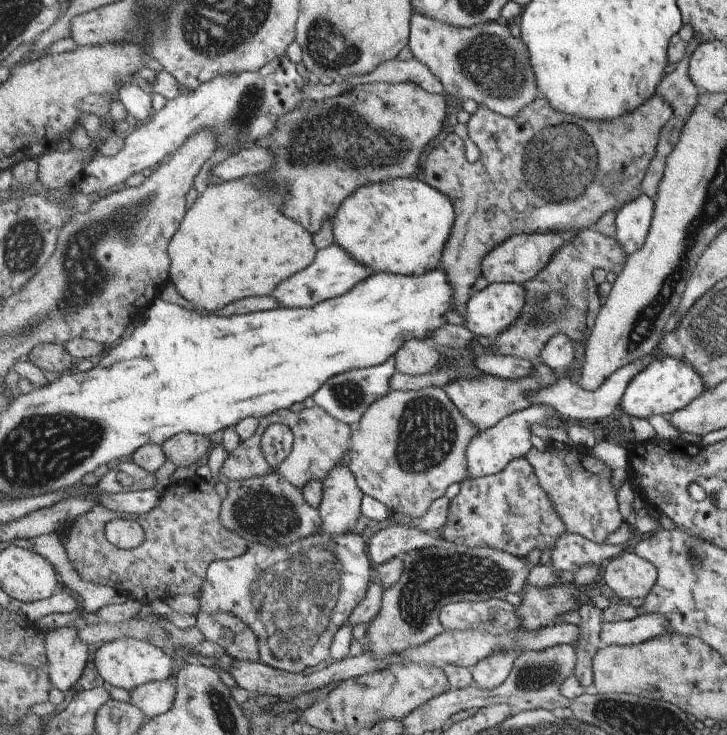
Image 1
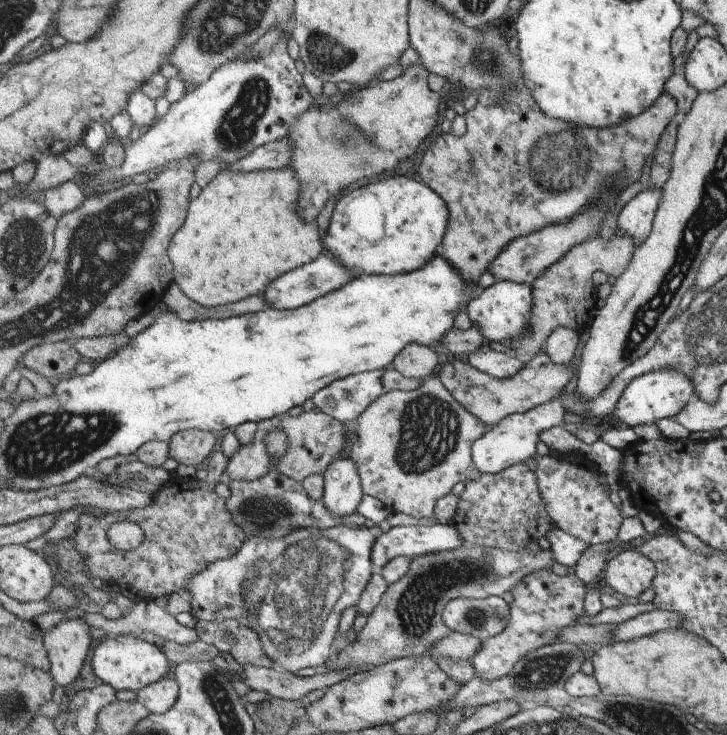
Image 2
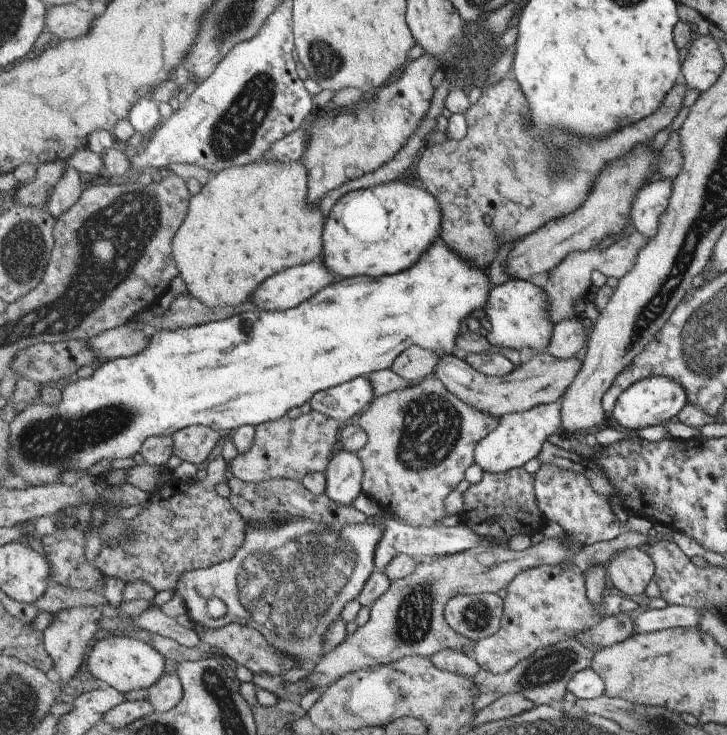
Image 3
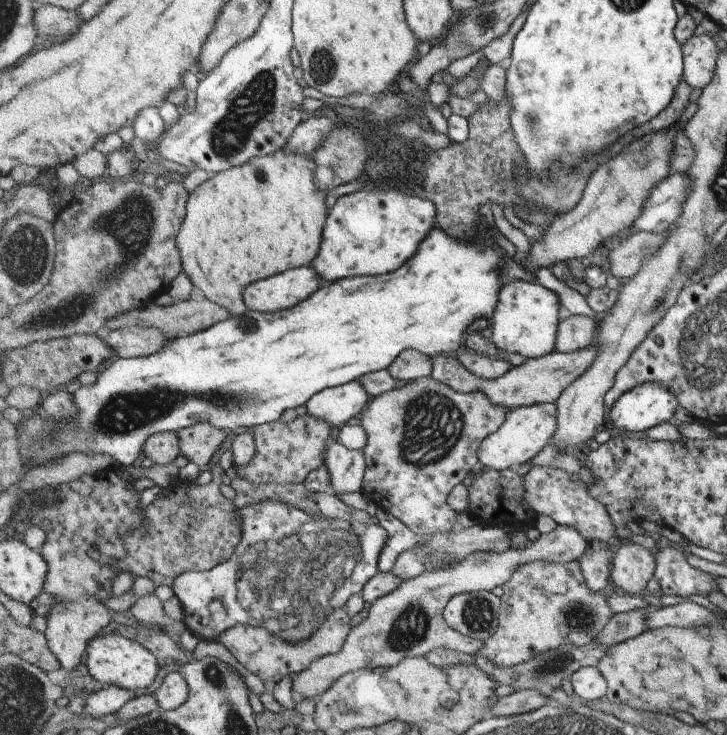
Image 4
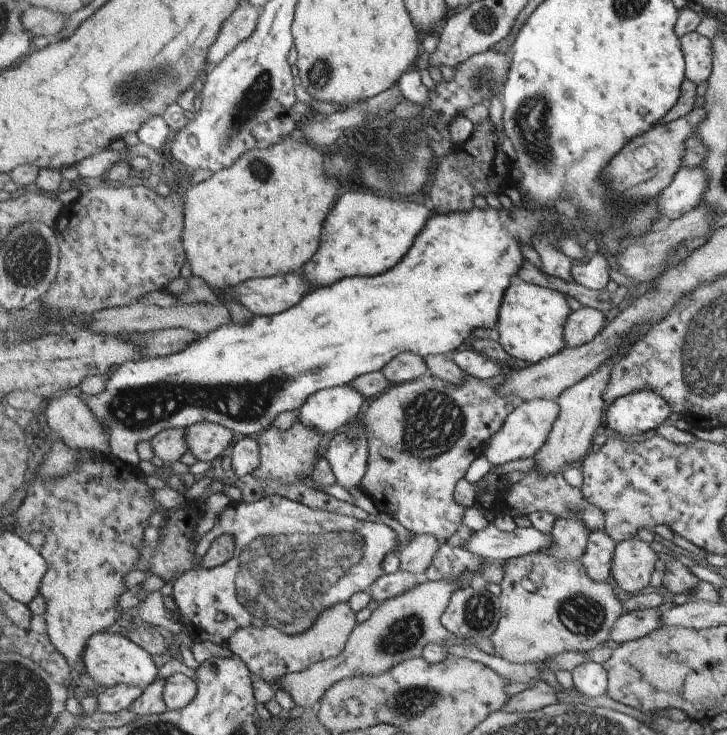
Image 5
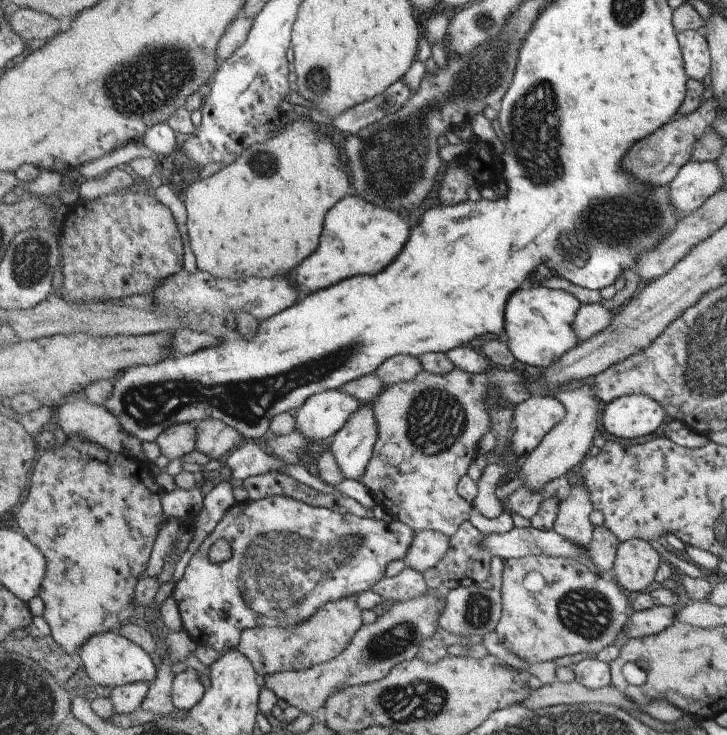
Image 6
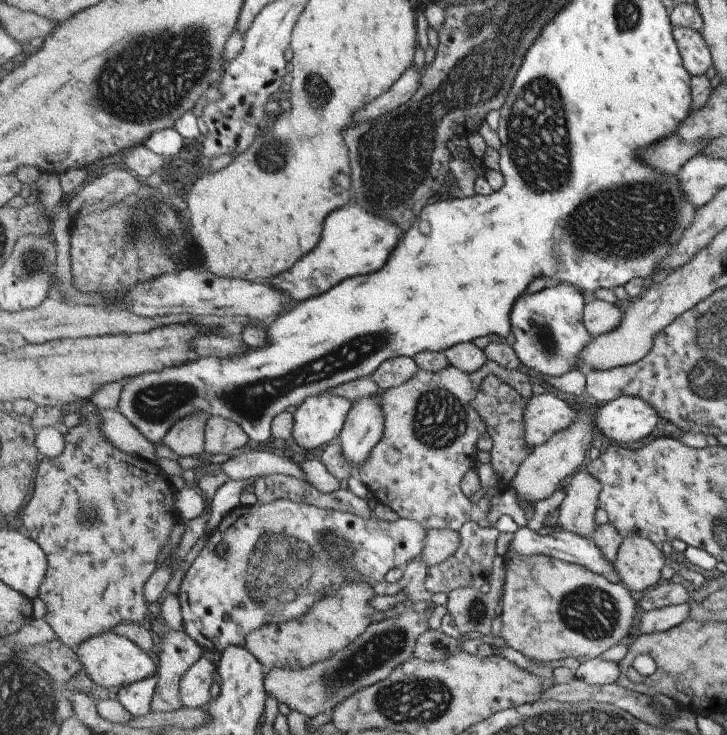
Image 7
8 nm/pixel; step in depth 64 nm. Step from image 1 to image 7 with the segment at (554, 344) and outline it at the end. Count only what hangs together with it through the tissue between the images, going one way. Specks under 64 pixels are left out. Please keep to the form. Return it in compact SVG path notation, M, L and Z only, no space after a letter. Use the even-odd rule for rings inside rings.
M591 299L586 306L587 330L594 336L607 334L615 330L625 316L625 309L619 309L619 302L609 303L603 300Z

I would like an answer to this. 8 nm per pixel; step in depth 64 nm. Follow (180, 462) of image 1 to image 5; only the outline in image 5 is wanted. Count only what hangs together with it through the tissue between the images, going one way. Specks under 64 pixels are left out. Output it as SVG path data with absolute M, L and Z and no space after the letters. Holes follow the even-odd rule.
M199 422L187 430L189 451L198 459L213 462L235 443L233 430L215 422Z

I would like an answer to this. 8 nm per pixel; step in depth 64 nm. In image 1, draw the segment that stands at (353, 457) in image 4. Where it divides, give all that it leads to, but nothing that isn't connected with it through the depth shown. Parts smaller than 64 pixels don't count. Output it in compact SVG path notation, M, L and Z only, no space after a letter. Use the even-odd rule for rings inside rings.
M347 461L335 466L324 481L324 497L320 506L322 532L342 534L352 532L361 515L363 490Z

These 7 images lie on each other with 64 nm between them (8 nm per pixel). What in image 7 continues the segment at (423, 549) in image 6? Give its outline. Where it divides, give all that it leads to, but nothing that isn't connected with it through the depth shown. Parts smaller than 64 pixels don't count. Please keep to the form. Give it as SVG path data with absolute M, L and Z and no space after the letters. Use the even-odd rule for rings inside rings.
M429 529L427 532L427 548L421 554L421 560L425 560L427 566L441 564L447 558L451 558L461 544L461 532L455 530Z

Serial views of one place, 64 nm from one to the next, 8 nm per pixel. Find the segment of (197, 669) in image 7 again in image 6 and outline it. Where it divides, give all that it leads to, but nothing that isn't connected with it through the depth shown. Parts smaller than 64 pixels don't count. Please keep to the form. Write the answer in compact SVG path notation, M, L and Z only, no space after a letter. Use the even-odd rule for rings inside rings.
M187 666L186 670L177 673L177 678L173 682L173 704L179 710L191 710L195 708L203 696L205 696L205 686L198 676L199 672Z

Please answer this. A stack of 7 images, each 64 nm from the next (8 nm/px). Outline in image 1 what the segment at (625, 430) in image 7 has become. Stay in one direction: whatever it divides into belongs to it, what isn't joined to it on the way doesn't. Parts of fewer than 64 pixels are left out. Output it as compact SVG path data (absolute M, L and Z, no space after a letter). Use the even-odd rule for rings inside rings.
M665 358L651 362L642 373L630 381L628 392L624 394L621 402L621 412L627 418L649 418L651 415L675 414L683 410L697 398L703 391L702 378L694 367L689 366L685 360L678 358Z

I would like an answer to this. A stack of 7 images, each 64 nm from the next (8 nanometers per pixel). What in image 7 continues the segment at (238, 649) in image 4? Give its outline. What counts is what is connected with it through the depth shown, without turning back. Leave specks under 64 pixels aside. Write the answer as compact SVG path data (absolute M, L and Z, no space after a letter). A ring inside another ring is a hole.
M347 572L350 580L322 601L315 602L315 606L311 606L311 610L303 618L271 622L247 636L244 646L263 662L267 673L274 668L301 671L317 662L329 660L369 628L373 612L379 611L371 604L376 595L375 588L371 586L371 582L365 582L357 572Z

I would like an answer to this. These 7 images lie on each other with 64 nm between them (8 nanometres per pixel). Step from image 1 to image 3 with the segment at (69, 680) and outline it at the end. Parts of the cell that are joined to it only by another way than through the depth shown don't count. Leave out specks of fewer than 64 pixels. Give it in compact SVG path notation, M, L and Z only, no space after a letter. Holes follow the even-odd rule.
M79 606L71 609L61 610L54 614L53 622L44 632L47 652L53 656L55 662L54 670L60 676L60 683L67 684L83 666L87 658L87 648L94 646L93 638L99 630L99 620L105 617L104 610L99 612L95 606Z

